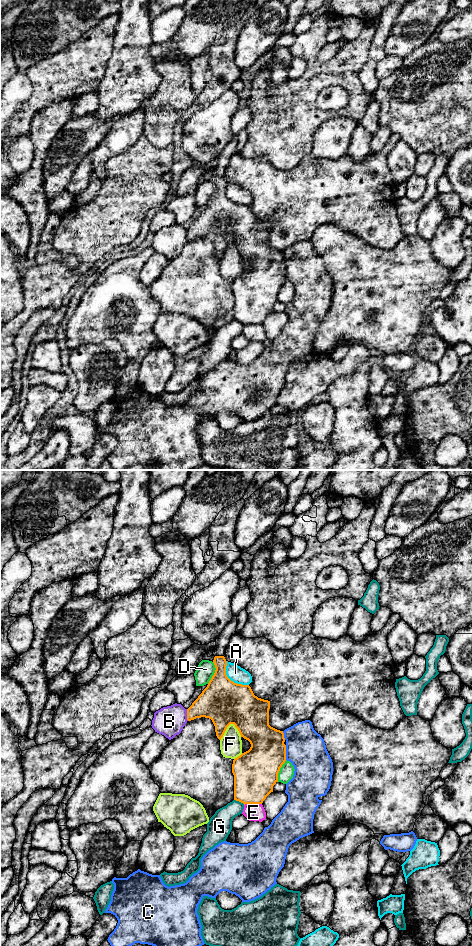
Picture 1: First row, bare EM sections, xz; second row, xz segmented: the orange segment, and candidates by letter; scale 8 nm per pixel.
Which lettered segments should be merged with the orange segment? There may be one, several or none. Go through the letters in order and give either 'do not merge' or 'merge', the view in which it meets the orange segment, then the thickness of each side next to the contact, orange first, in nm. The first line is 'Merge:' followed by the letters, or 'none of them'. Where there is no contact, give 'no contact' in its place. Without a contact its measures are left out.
Merge: none of them
A: do not merge; meets orange in xz; 360 nm thick on the orange side, 140 nm on the other
B: do not merge; meets orange in xz; 280 nm thick on the orange side, 240 nm on the other
C: do not merge; meets orange in xz; 320 nm thick on the orange side, 320 nm on the other
D: do not merge; meets orange in xz; 360 nm thick on the orange side, 140 nm on the other
E: do not merge; meets orange in xz; 360 nm thick on the orange side, 140 nm on the other
F: do not merge; meets orange in xz; 360 nm thick on the orange side, 180 nm on the other
G: do not merge; meets orange in xz; 340 nm thick on the orange side, 190 nm on the other

